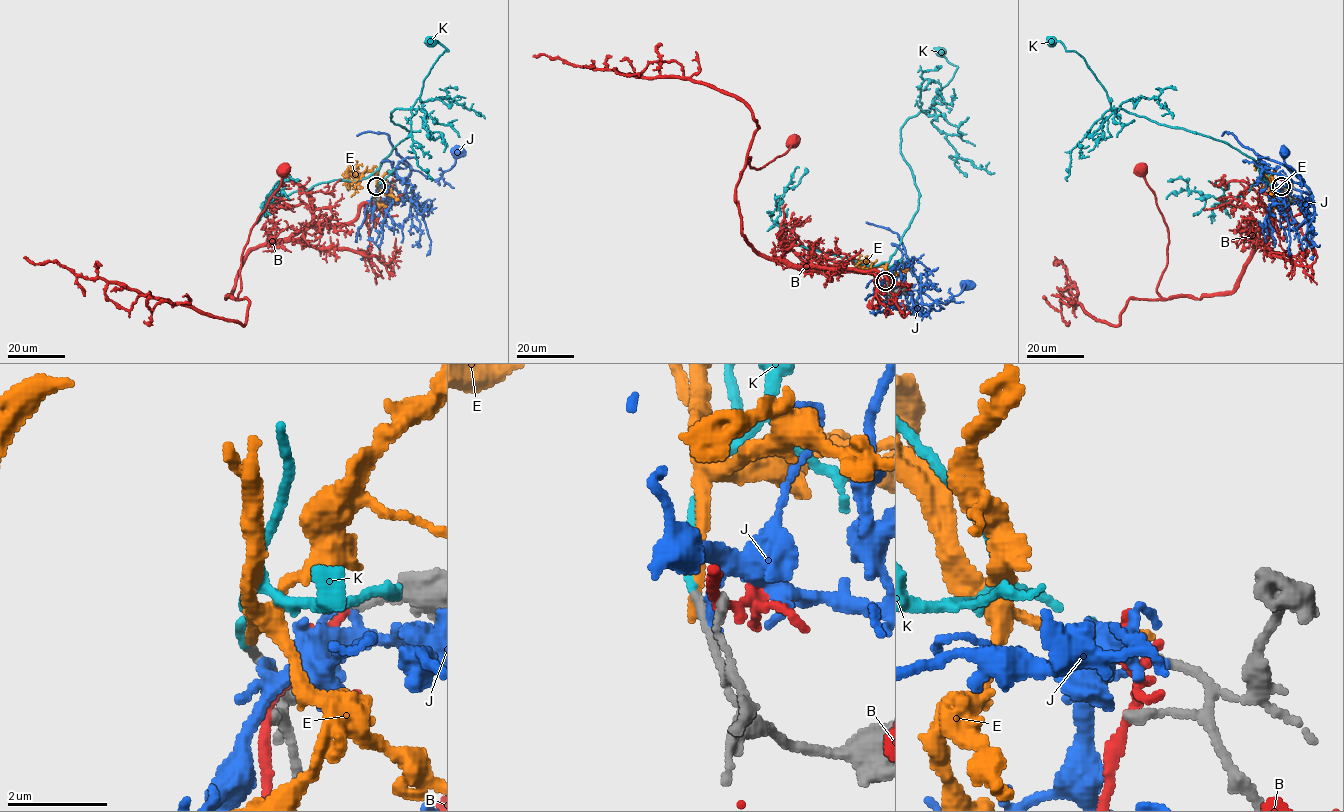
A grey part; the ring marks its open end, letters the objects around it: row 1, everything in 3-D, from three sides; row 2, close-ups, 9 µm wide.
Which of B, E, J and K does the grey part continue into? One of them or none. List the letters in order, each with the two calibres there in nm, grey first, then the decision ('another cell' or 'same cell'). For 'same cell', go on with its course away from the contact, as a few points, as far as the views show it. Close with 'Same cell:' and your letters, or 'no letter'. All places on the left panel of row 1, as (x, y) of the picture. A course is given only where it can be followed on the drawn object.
B: calibres 180 and 190 nm; another cell
E: calibres 170 and 280 nm; another cell
J: calibres 220 and 160 nm; another cell
K: calibres 170 and 150 nm; same cell; course (376, 186), (380, 163), (409, 132), (391, 120), (391, 113), (420, 101), (424, 80), (448, 50), (431, 42)
Same cell: K

